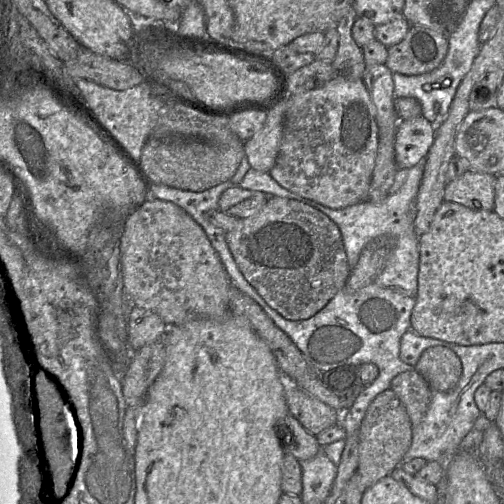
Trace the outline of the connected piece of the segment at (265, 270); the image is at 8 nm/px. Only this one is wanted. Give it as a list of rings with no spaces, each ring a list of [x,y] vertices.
[[[272,197],[256,214],[241,219],[237,228],[226,232],[226,241],[244,278],[271,308],[288,320],[314,316],[344,288],[350,276],[339,227],[323,212],[301,201]]]

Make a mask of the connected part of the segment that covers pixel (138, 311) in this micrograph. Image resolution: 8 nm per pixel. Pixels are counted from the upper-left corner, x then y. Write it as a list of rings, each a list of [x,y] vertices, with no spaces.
[[[130,304],[129,343],[133,351],[164,337],[167,328],[153,311]]]

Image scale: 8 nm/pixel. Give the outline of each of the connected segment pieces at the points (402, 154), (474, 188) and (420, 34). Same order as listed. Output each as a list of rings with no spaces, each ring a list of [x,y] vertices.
[[[422,116],[399,120],[394,140],[394,157],[398,169],[410,169],[423,163],[434,143],[435,129]]]
[[[468,171],[445,187],[444,201],[472,210],[493,211],[497,176]]]
[[[411,25],[403,40],[387,49],[385,65],[393,73],[421,75],[440,66],[448,51],[448,39],[440,32]]]

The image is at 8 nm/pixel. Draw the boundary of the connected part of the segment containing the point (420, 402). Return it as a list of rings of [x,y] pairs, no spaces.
[[[414,369],[396,375],[390,388],[404,405],[411,421],[417,425],[425,415],[432,397],[427,381]]]

